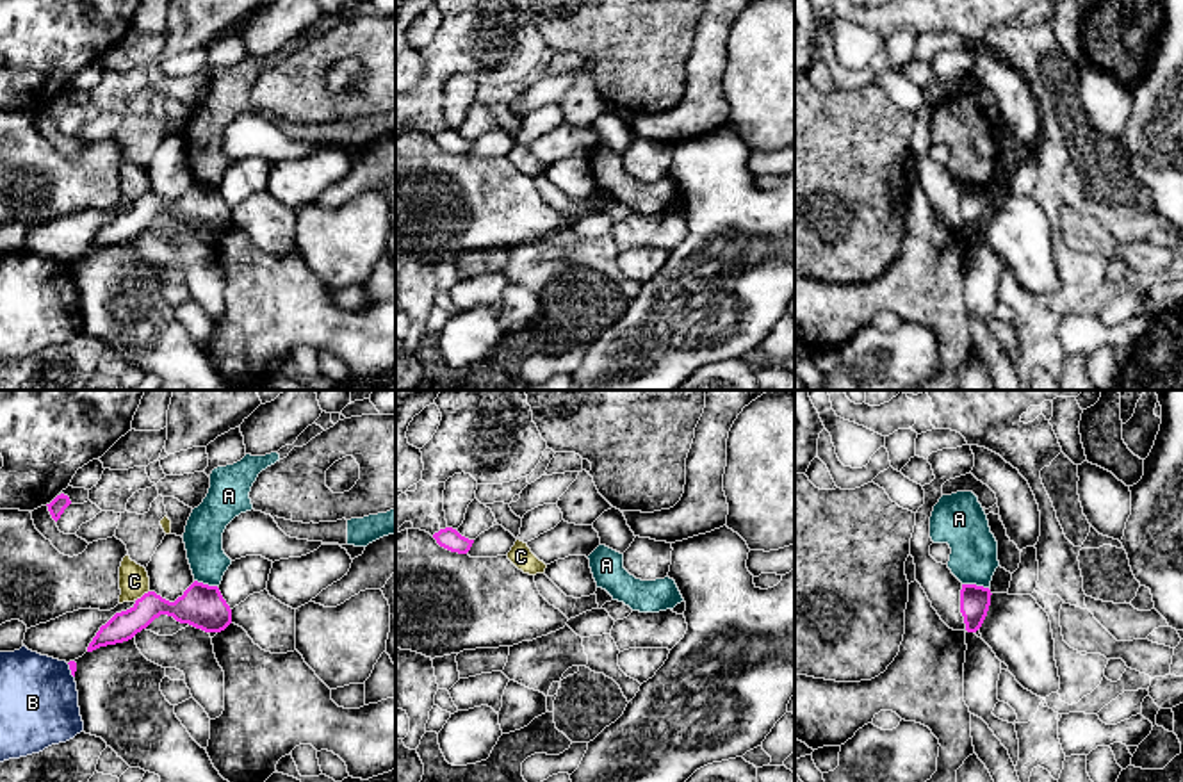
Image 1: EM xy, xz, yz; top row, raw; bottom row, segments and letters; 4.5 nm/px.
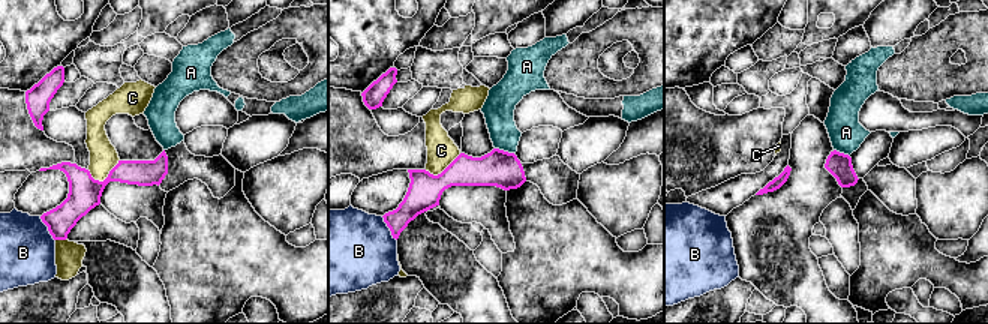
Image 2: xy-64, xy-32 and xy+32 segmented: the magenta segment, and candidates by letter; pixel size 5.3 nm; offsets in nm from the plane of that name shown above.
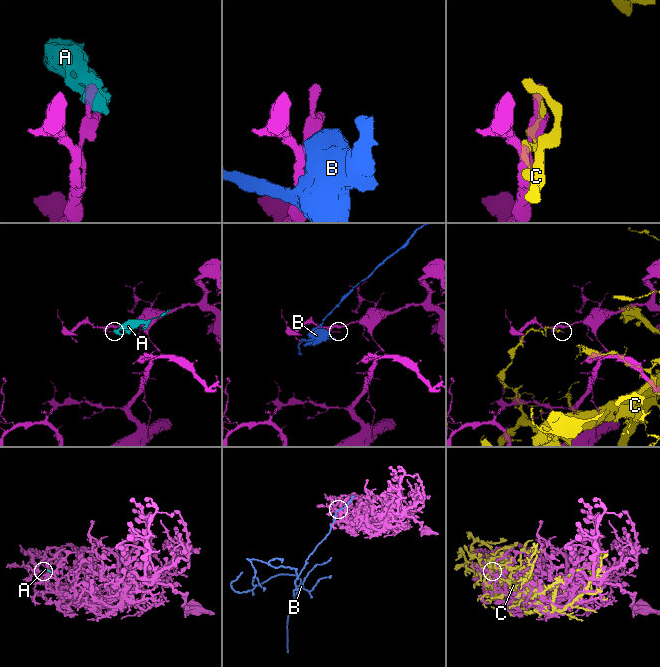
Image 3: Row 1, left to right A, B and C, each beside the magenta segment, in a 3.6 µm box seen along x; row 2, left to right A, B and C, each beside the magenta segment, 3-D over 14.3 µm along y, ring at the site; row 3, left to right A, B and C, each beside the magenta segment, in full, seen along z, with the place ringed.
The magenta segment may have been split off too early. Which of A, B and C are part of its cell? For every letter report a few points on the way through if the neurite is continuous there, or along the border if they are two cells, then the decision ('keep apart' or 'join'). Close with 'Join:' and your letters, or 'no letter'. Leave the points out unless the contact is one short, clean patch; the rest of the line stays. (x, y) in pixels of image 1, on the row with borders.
A: along yz (962, 583), (987, 588) | keep apart
B: keep apart
C: keep apart
Join: no letter

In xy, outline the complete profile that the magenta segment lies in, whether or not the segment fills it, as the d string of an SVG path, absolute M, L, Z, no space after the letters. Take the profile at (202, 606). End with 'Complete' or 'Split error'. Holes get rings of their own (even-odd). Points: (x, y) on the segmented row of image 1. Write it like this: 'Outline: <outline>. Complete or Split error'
Outline: M194 581L175 602L155 591L144 593L130 609L116 613L100 627L87 652L132 639L160 615L205 632L221 632L232 623L232 609L219 588Z. Complete

